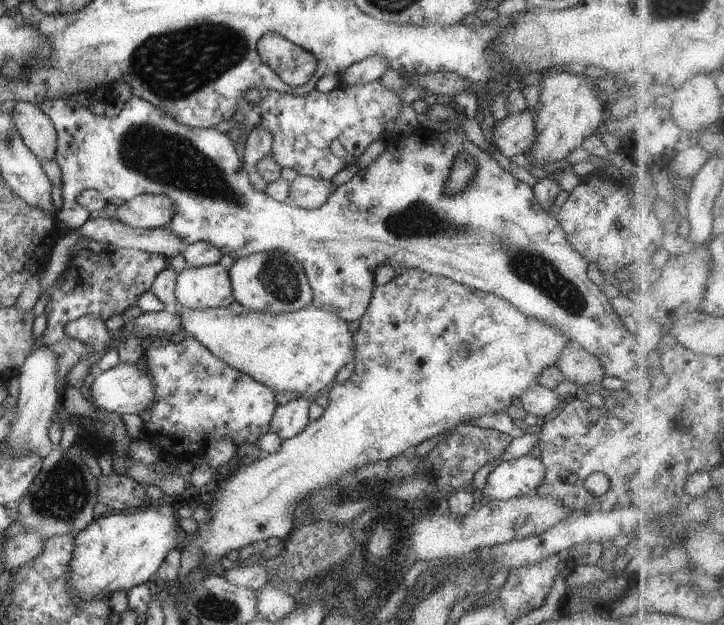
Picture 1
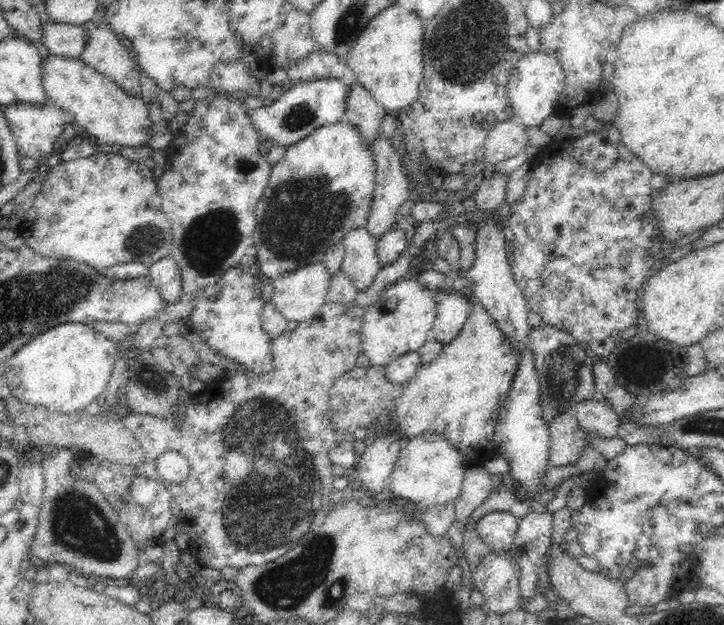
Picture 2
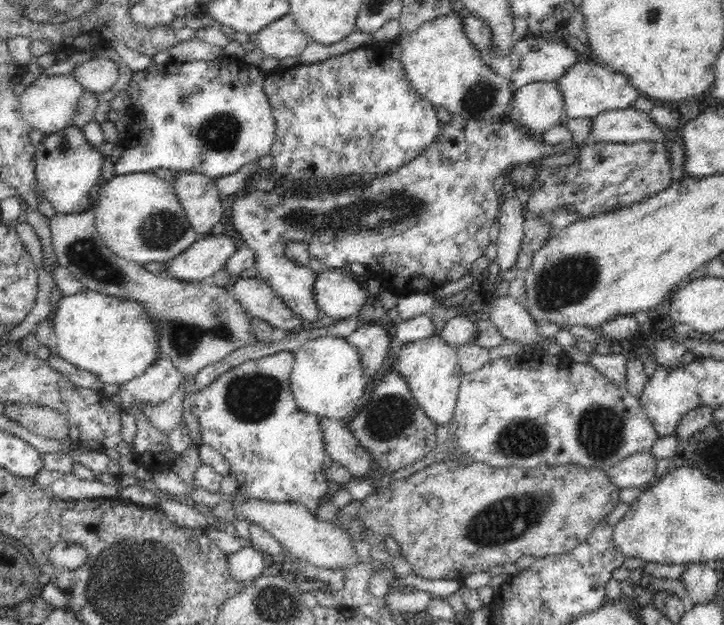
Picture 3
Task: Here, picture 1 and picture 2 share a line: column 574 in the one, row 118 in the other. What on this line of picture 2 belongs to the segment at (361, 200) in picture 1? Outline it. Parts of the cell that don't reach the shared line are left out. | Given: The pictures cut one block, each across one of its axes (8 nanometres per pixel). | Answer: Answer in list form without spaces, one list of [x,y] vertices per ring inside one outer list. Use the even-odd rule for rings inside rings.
[[[336,78],[295,83],[278,100],[266,102],[262,108],[256,108],[250,119],[254,129],[260,133],[262,142],[270,138],[274,146],[290,147],[318,128],[344,120],[345,102],[350,90],[350,84]]]

